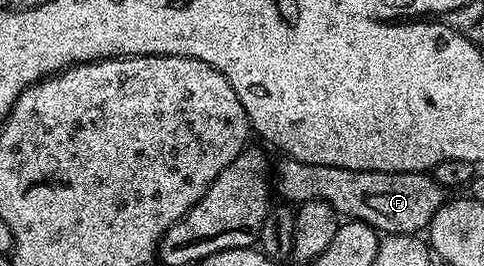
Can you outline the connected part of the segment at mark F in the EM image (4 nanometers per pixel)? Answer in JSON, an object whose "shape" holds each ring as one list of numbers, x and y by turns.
{"shape":[[291,158,281,161,280,169,274,172,274,188,279,199,284,199,281,201,299,206,308,200,325,200,341,217,361,220,380,234,423,233,446,202,446,189,428,172,359,172]]}

